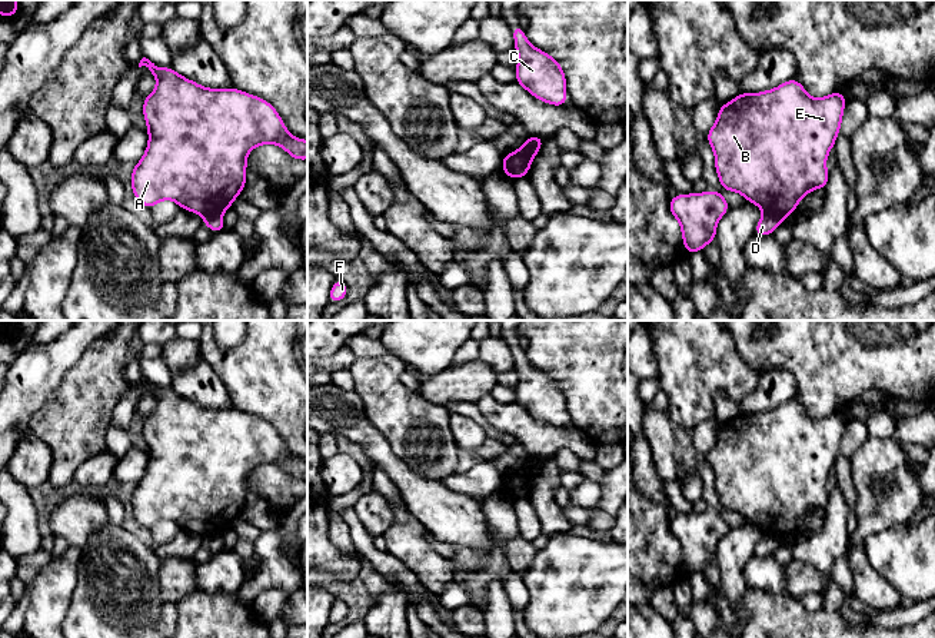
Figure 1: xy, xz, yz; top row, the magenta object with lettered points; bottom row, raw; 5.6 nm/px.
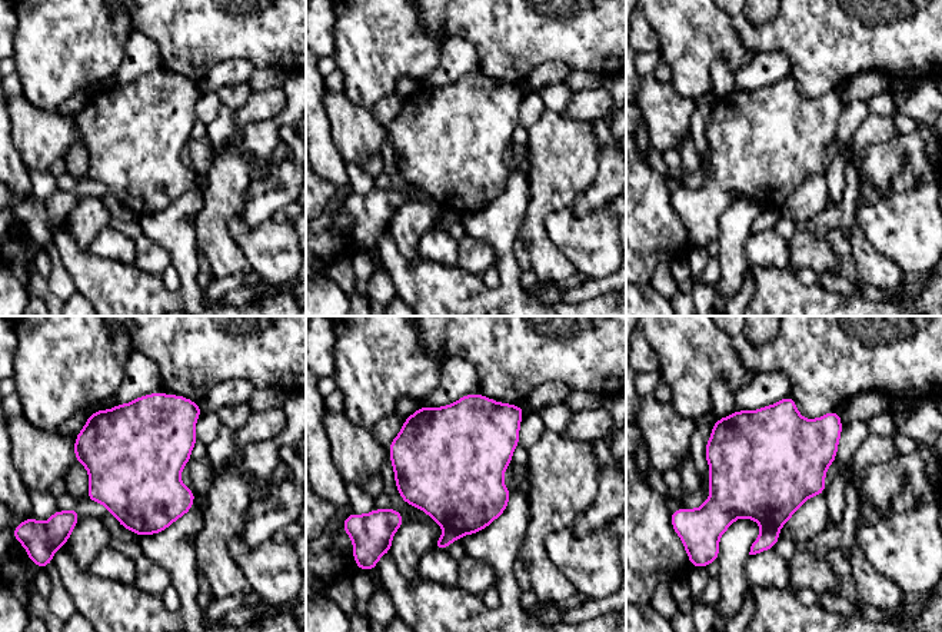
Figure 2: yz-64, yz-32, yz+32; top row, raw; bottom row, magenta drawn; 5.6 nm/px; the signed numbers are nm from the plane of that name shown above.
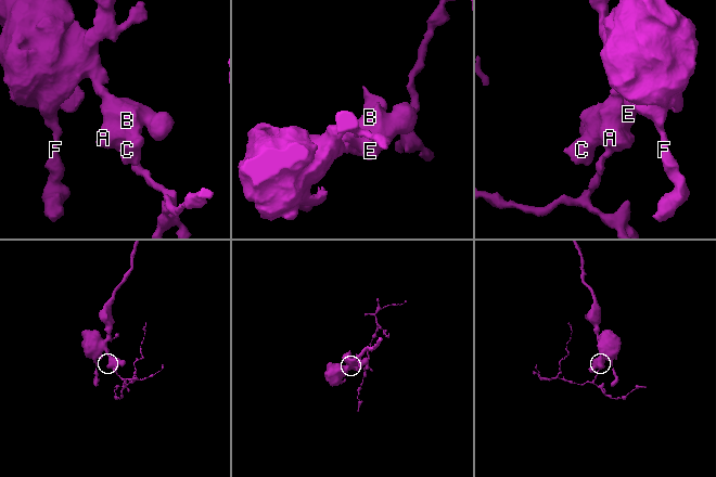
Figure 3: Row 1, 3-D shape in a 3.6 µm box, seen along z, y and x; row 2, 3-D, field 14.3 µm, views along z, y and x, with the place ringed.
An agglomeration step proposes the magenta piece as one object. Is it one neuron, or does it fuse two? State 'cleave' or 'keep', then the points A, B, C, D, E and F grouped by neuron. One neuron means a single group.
cleave | A B C E F / D

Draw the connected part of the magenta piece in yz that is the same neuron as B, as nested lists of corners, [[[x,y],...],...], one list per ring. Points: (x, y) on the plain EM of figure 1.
[[[793,398],[775,409],[739,413],[721,425],[718,439],[706,455],[715,473],[719,504],[741,514],[763,534],[785,541],[805,515],[826,509],[826,478],[839,455],[845,423],[845,413],[841,412],[813,419]]]

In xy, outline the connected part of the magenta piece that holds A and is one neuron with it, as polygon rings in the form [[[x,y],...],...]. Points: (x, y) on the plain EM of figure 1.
[[[146,378],[140,381],[142,386],[157,399],[156,409],[143,419],[149,463],[142,481],[133,486],[130,499],[142,526],[154,528],[169,519],[180,529],[202,536],[222,535],[247,504],[246,481],[256,466],[279,465],[293,479],[307,479],[307,461],[293,458],[267,421],[234,408],[203,408],[172,388],[156,388]]]

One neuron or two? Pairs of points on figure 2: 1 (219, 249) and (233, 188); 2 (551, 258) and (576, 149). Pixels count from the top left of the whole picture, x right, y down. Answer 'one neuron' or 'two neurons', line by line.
1: one neuron
2: one neuron

